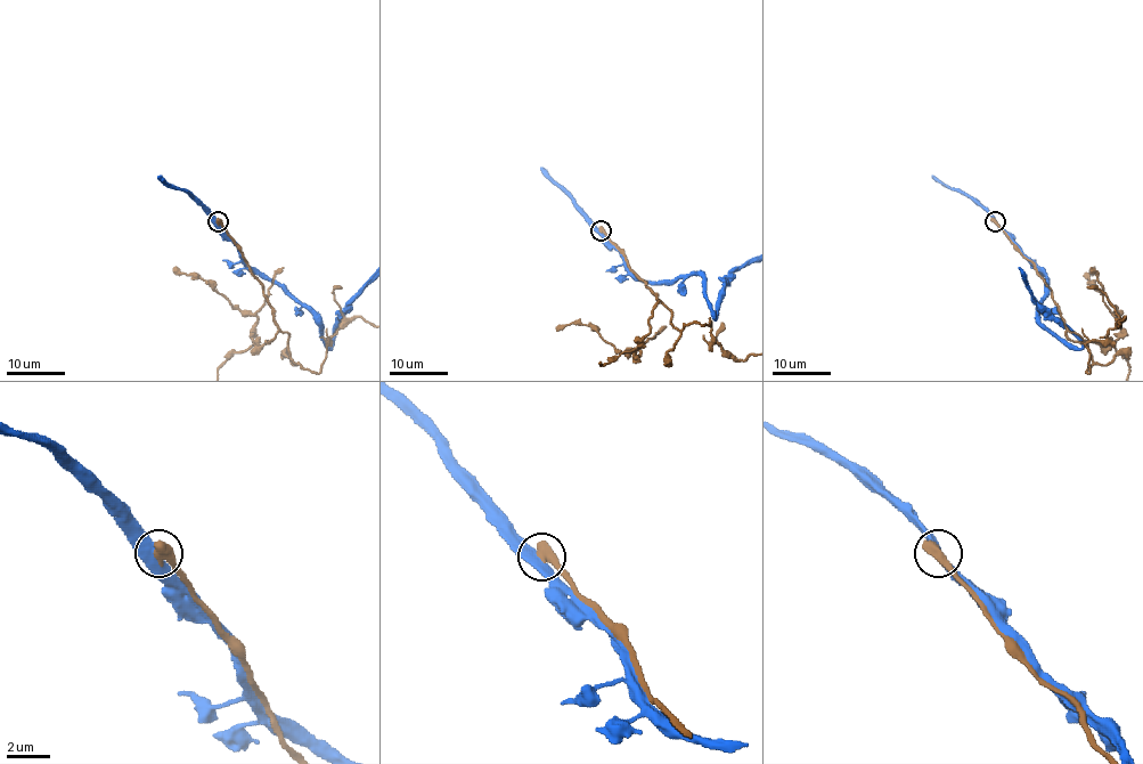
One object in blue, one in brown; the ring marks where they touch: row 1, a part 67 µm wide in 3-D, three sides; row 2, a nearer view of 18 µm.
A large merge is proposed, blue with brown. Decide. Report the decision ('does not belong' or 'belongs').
does not belong

